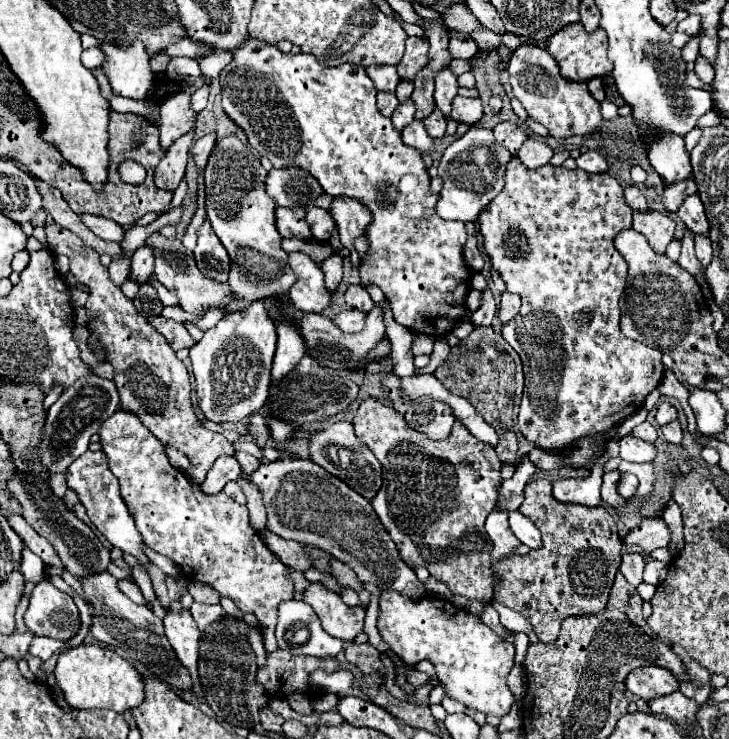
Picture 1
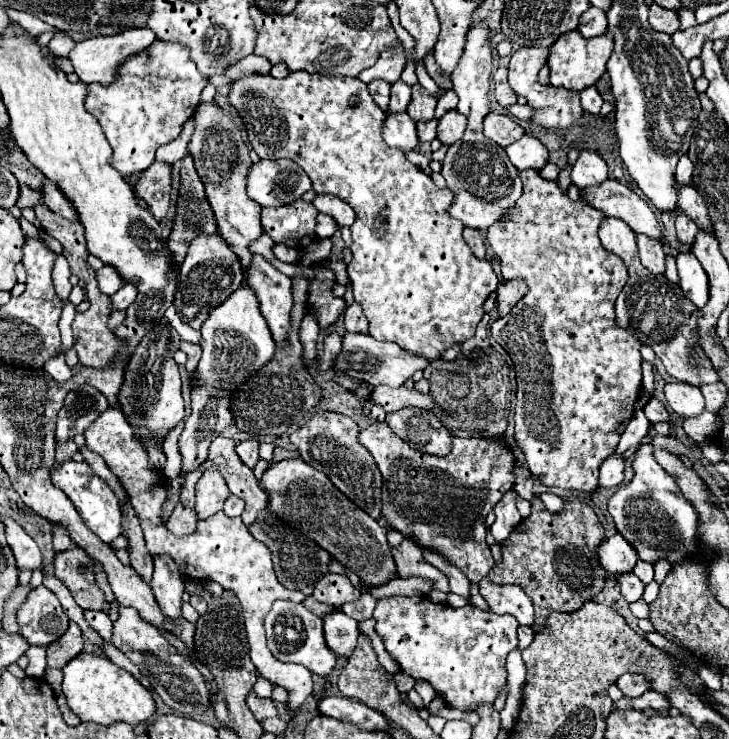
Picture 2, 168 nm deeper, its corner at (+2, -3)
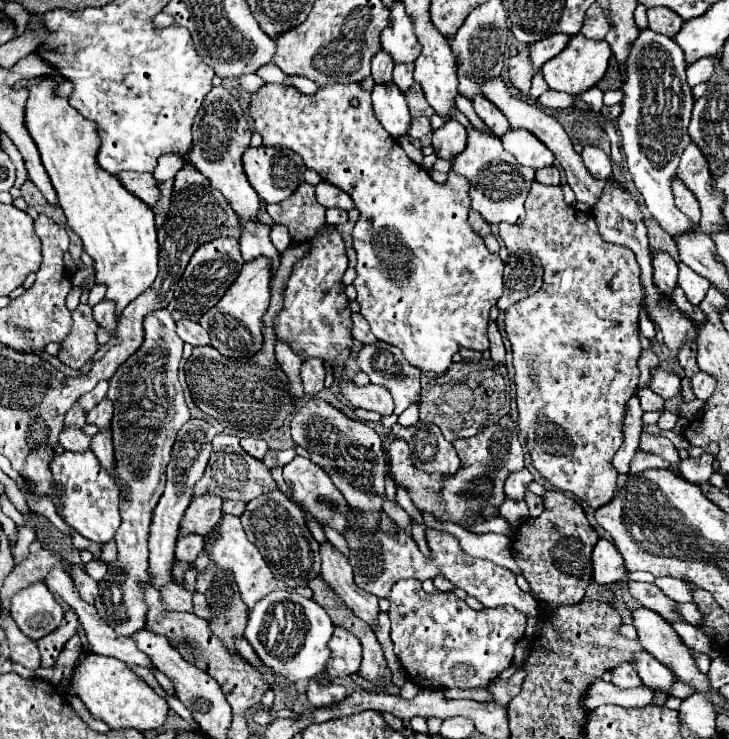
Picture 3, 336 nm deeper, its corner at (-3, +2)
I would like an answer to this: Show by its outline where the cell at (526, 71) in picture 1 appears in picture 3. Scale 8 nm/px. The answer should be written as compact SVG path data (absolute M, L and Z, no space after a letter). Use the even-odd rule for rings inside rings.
M555 33L555 35L549 35L547 39L541 39L539 43L533 43L529 47L529 57L531 57L531 63L535 67L535 71L539 71L543 67L545 61L549 61L551 57L555 57L557 53L561 53L567 43L569 43L569 35L563 35L563 33Z

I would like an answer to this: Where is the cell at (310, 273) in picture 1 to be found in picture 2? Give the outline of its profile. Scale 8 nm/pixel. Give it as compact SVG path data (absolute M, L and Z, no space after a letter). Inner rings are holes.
M276 244L274 246L274 254L282 262L290 262L290 264L298 264L300 262L300 252L294 250L294 248L288 248L284 244Z

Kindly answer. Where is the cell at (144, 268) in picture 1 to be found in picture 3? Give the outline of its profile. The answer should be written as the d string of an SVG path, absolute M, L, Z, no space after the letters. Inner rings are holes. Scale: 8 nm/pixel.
M97 303L93 307L93 319L95 323L99 323L99 327L103 327L111 337L115 337L115 327L117 327L117 319L113 315L113 307L111 303Z

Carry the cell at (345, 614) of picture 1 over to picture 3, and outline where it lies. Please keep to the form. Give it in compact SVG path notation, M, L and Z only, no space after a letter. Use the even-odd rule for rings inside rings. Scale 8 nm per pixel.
M335 627L335 633L327 643L327 647L331 649L331 657L327 661L327 673L331 677L347 677L359 669L361 647L355 635L343 631L341 627Z

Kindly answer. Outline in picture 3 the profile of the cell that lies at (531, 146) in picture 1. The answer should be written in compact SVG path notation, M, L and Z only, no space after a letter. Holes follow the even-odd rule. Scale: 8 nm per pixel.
M509 129L501 137L501 143L503 143L505 151L515 155L515 159L521 165L527 165L533 169L543 169L543 167L553 165L553 161L555 161L553 153L547 151L547 147L543 147L543 143L539 139L535 139L535 135L527 133L525 129Z

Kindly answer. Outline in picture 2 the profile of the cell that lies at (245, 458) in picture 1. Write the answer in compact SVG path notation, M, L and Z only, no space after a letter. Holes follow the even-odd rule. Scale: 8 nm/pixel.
M246 440L246 442L240 442L236 446L236 452L240 456L240 460L248 466L248 468L254 468L256 462L258 462L258 442L256 440Z

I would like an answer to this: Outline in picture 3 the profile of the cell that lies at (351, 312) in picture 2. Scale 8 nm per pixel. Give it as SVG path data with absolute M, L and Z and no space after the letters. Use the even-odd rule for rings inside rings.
M355 313L355 315L353 315L353 337L355 337L357 341L361 341L363 345L367 345L367 343L377 343L377 337L371 335L369 323L361 317L361 313Z

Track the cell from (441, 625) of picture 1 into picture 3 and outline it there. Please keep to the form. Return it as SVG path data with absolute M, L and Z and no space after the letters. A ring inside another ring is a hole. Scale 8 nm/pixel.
M403 579L395 583L387 599L391 603L387 613L391 619L391 641L395 645L395 655L405 667L409 679L417 687L421 685L429 689L489 687L489 683L497 679L499 673L513 663L515 643L525 633L525 623L527 623L525 615L515 607L495 607L495 609L473 611L455 593L435 593L435 595L425 593L417 579Z

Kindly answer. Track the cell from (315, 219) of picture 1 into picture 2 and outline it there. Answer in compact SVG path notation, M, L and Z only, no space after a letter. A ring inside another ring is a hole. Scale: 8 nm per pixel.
M320 214L316 218L316 234L318 234L318 238L330 238L336 230L338 230L338 226L334 224L334 220L330 216Z

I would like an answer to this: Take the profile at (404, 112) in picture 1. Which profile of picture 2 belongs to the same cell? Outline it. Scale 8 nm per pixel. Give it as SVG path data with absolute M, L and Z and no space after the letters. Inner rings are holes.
M402 80L394 82L392 84L392 92L390 92L390 106L388 106L388 110L394 112L394 114L396 112L406 112L408 104L410 104L410 86L404 84Z

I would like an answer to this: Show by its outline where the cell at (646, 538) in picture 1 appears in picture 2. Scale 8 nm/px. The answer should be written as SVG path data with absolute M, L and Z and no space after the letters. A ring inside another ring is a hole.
M614 534L612 538L602 542L602 546L598 548L598 558L602 560L602 566L606 568L610 578L622 572L630 572L636 564L638 552L622 534Z

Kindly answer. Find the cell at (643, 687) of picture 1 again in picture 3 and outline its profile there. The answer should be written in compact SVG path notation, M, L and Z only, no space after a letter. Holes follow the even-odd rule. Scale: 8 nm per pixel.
M621 663L621 665L613 667L611 675L613 675L611 683L621 689L631 689L631 687L641 685L641 679L639 679L639 675L635 675L635 669L631 667L631 663Z

